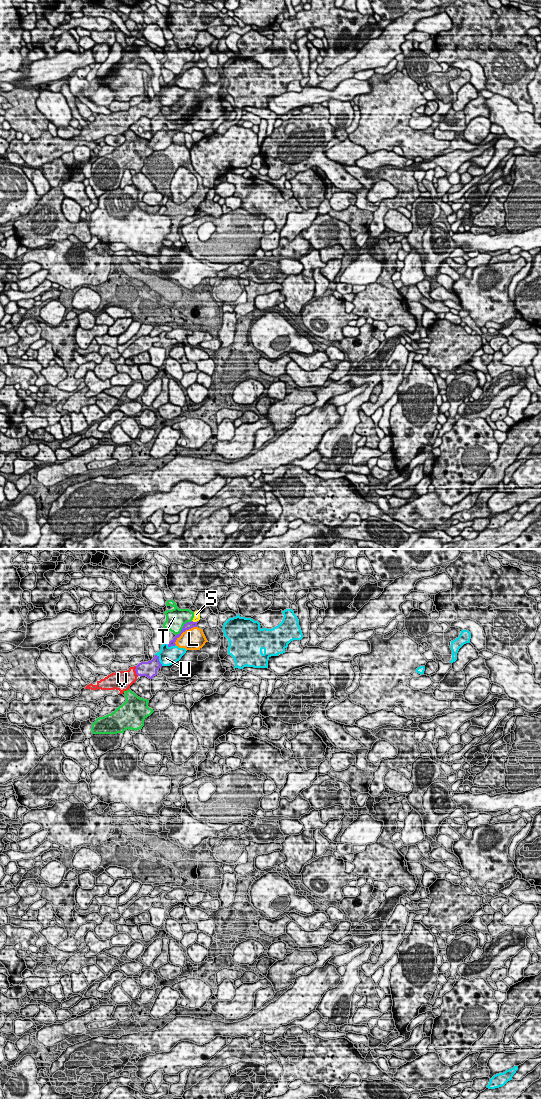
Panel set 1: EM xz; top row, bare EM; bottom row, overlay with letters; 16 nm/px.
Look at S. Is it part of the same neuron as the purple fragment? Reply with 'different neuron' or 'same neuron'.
different neuron

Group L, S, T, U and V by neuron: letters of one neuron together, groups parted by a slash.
L / S / T / U / V

